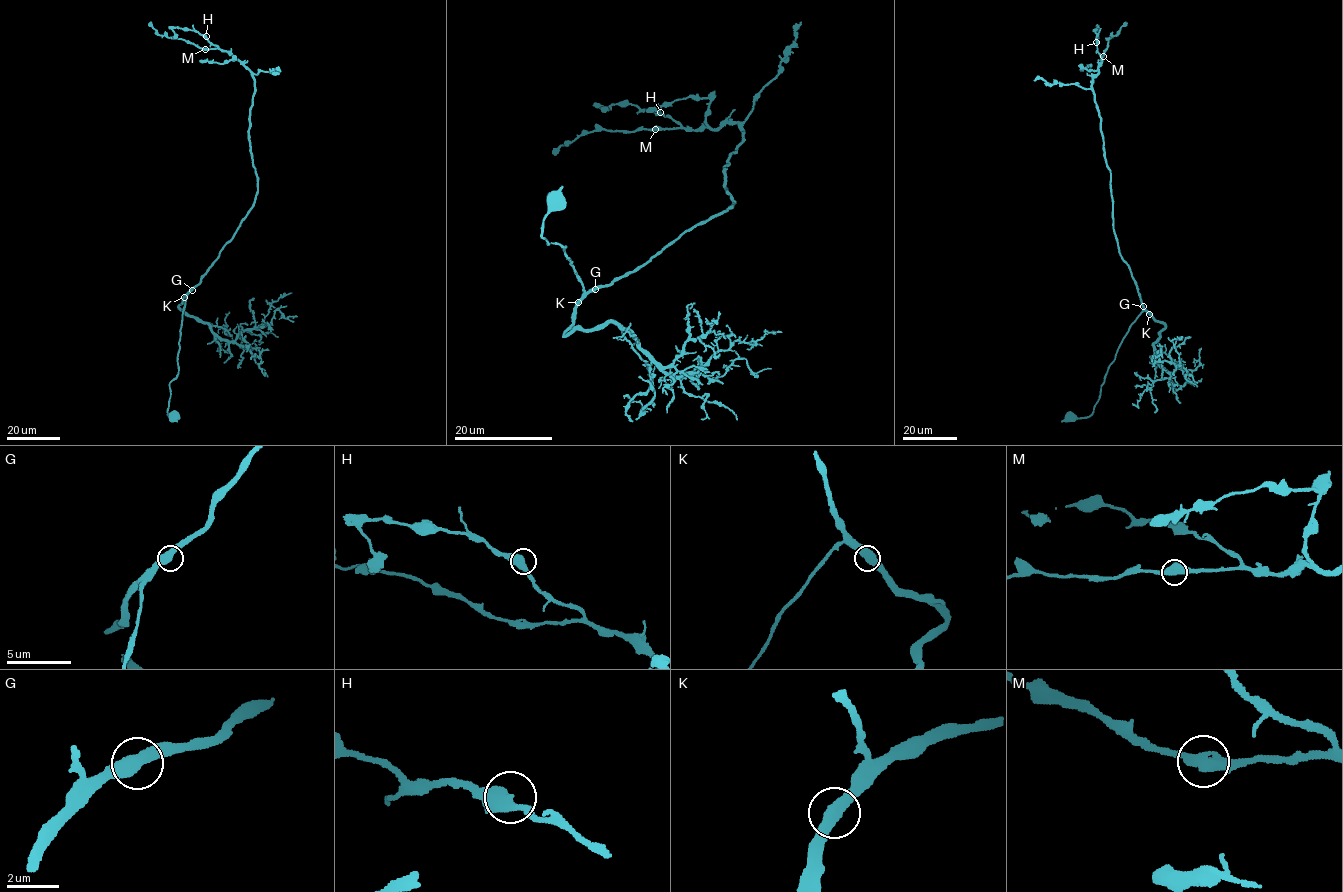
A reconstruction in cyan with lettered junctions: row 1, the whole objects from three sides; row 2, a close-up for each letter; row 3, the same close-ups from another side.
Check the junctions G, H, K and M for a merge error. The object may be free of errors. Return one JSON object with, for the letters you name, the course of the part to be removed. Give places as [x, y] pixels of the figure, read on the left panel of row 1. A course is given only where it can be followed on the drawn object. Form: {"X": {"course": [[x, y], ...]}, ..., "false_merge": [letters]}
{"false_merge": []}

